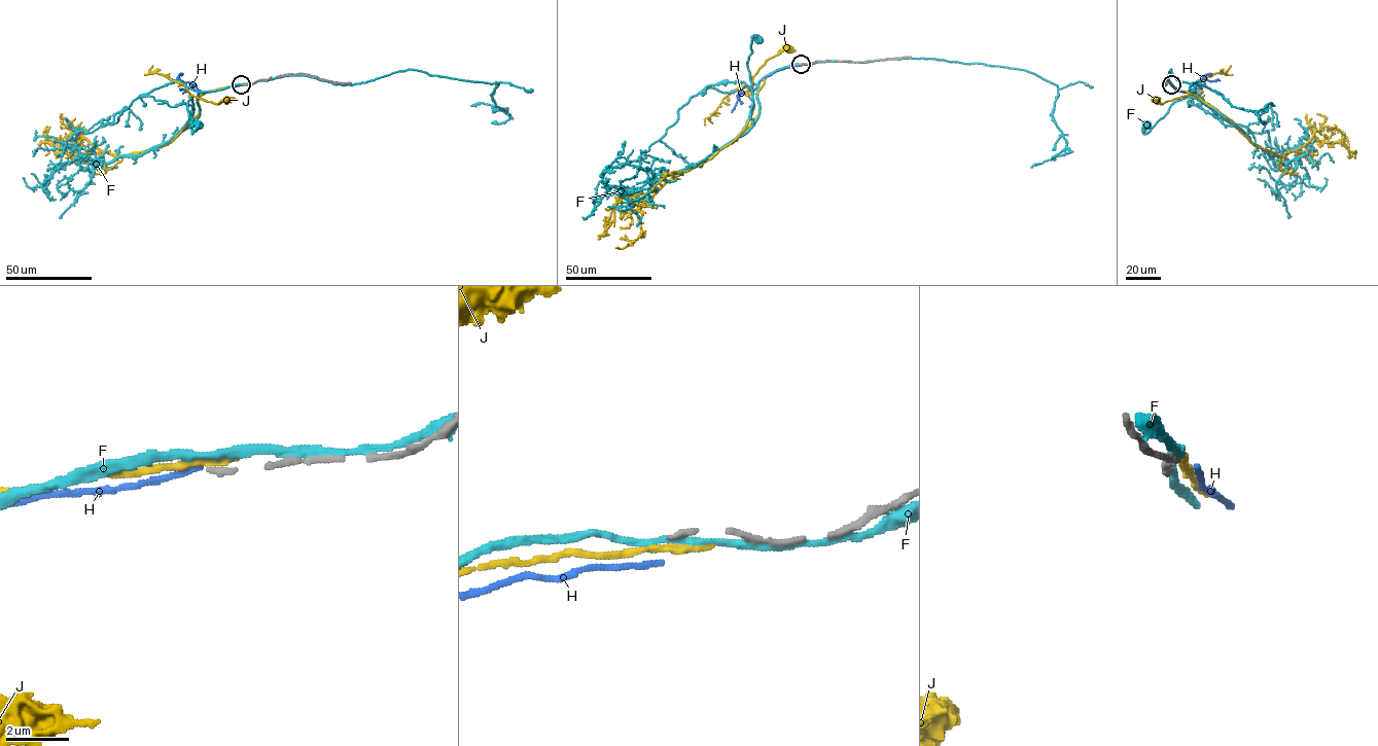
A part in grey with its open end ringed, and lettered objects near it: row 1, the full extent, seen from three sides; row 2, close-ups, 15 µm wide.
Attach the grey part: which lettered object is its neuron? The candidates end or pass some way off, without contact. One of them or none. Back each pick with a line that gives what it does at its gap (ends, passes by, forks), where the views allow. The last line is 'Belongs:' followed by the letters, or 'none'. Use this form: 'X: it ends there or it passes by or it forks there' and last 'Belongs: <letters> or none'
Belongs: none

